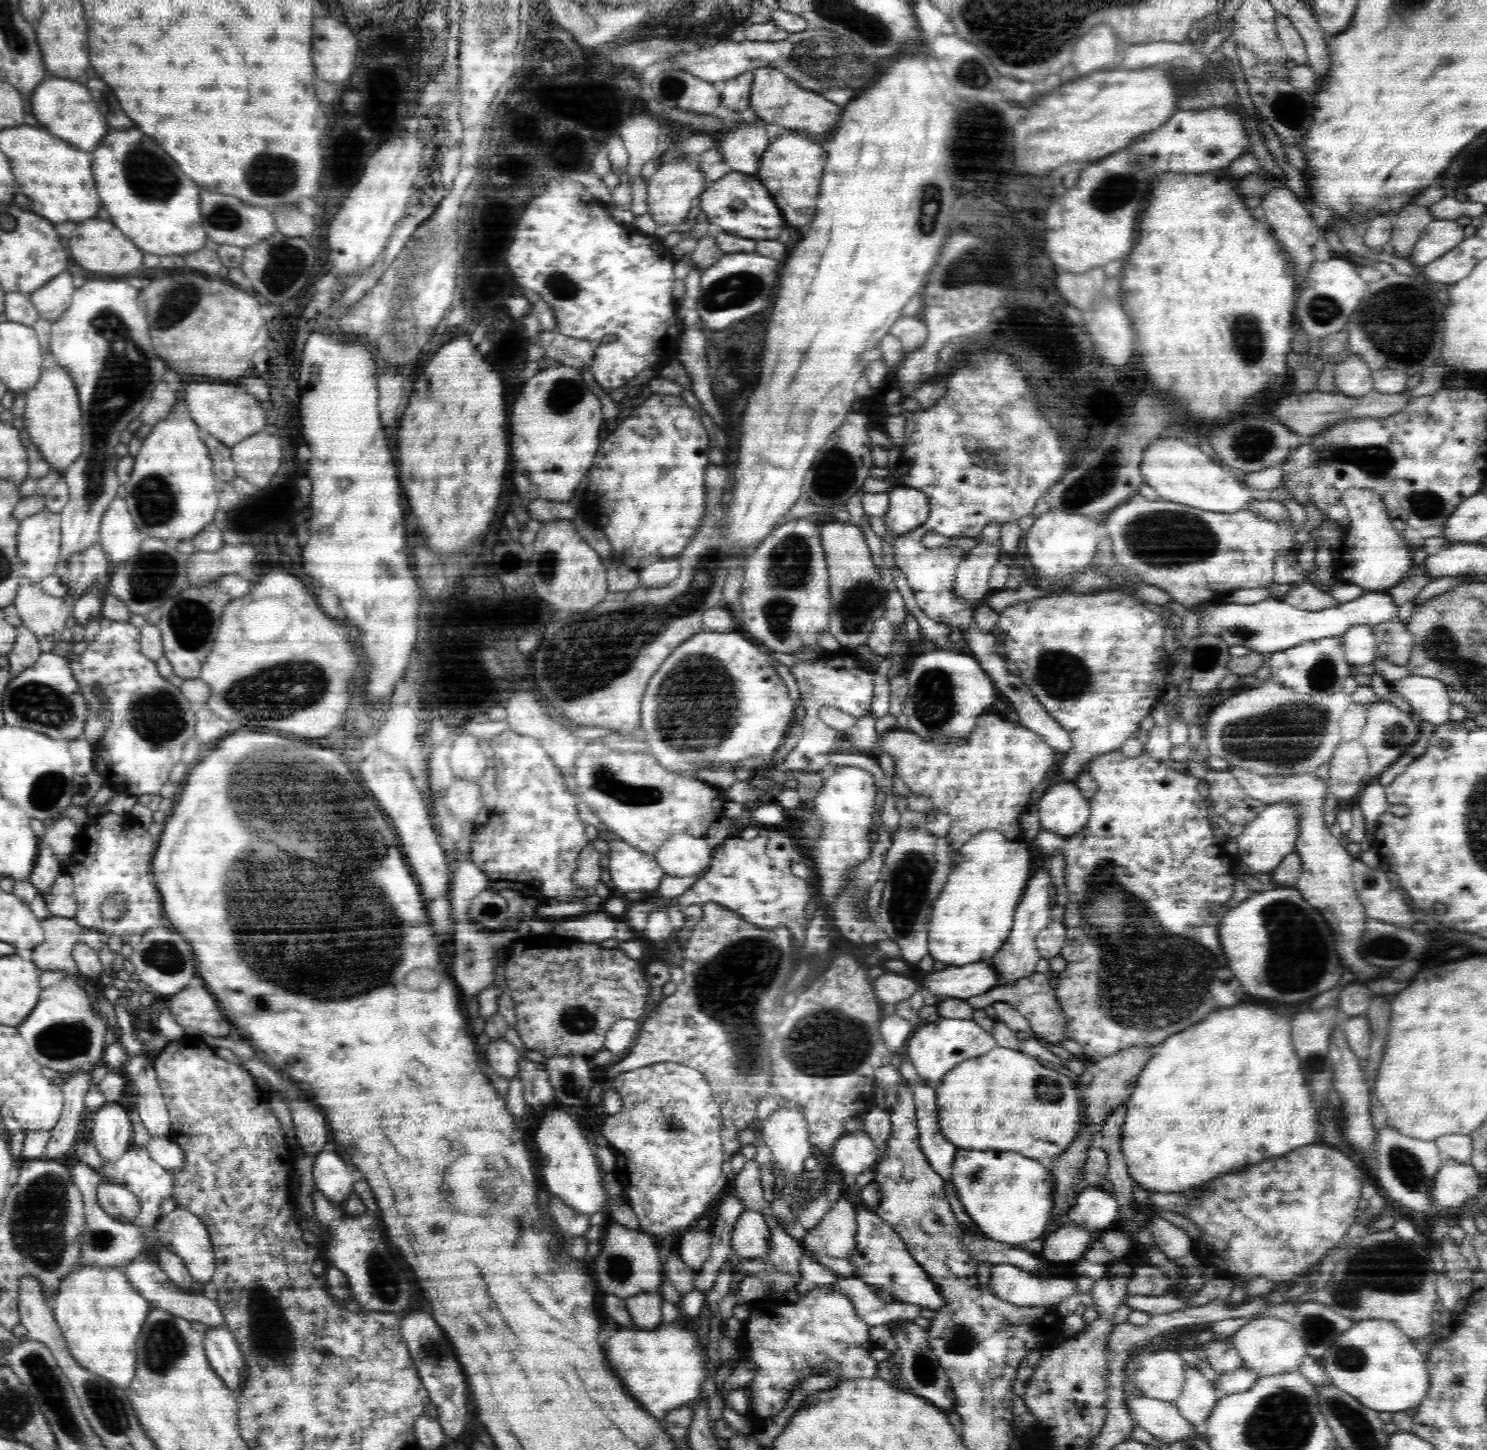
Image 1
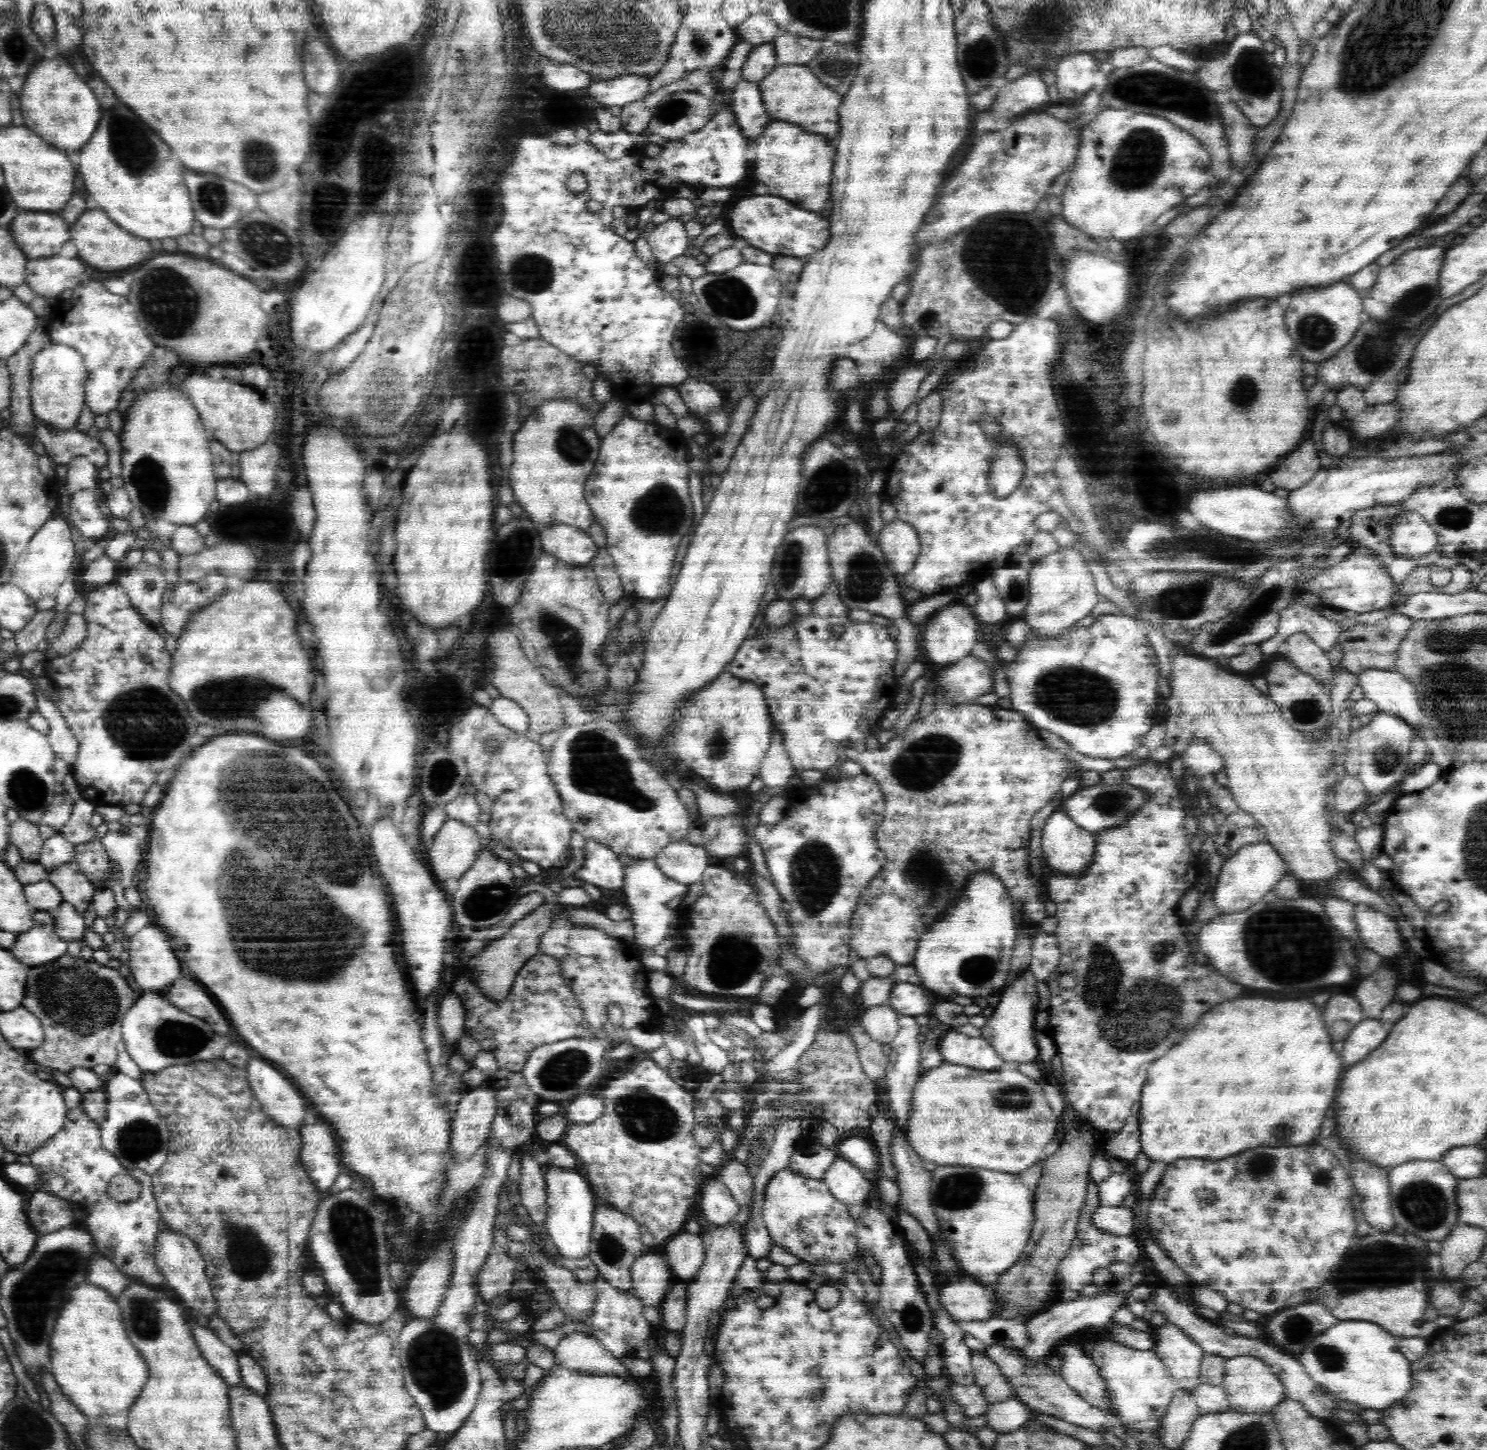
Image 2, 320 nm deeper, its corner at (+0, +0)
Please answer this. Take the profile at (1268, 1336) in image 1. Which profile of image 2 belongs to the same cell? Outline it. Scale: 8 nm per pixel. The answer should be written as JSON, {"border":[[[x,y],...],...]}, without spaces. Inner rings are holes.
{"border":[[[1234,1356],[1228,1358],[1225,1364],[1223,1387],[1228,1397],[1228,1409],[1242,1414],[1256,1414],[1256,1412],[1269,1412],[1286,1398],[1286,1387],[1267,1364],[1253,1356]]]}

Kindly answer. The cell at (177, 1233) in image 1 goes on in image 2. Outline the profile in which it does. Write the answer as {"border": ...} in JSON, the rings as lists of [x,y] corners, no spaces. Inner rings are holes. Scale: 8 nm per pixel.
{"border":[[[174,1230],[162,1231],[157,1234],[155,1261],[159,1271],[168,1280],[168,1284],[180,1296],[184,1306],[192,1309],[201,1318],[210,1318],[217,1310],[217,1304],[213,1297],[212,1287],[206,1276],[203,1256],[195,1242],[189,1236]]]}

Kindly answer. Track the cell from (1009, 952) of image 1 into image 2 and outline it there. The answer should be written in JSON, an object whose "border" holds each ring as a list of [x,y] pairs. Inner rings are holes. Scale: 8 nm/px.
{"border":[[[1028,970],[1021,976],[1003,987],[1001,1000],[994,1010],[994,1014],[981,1029],[982,1037],[995,1048],[1000,1059],[1012,1068],[1018,1069],[1020,1064],[1035,1062],[1039,1057],[1038,1047],[1034,1034],[1035,1018],[1037,1016],[1036,1004],[1033,996],[1037,995],[1035,984],[1037,978]]]}

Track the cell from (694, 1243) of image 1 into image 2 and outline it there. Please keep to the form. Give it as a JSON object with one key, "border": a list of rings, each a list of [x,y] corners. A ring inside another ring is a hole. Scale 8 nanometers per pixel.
{"border":[[[682,1230],[664,1243],[662,1251],[672,1274],[681,1281],[692,1280],[704,1264],[705,1248],[699,1234]]]}

